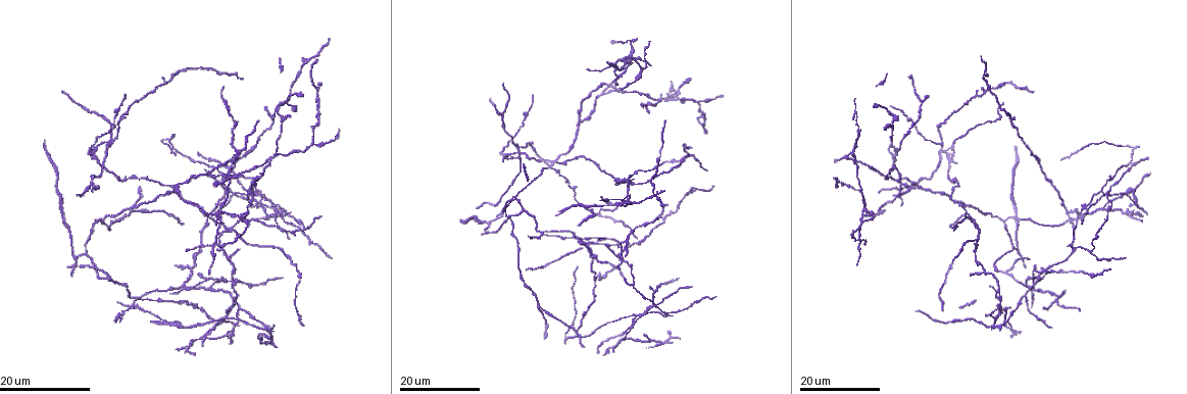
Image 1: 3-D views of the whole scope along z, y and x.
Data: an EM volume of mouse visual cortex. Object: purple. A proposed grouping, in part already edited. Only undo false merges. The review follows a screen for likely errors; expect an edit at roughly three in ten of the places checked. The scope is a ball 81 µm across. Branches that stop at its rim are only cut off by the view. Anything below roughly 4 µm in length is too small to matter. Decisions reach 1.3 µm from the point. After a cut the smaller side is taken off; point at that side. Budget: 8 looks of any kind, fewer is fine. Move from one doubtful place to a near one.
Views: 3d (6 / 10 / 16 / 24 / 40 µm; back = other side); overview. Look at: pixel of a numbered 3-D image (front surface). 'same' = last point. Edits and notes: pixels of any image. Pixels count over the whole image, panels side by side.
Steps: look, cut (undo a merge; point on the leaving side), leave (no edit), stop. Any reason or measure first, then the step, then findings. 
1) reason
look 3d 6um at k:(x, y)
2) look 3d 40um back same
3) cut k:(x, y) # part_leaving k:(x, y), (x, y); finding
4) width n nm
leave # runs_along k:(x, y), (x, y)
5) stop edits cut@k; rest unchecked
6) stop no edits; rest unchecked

three arms meet
look 3d 24um at 1:(312, 144)

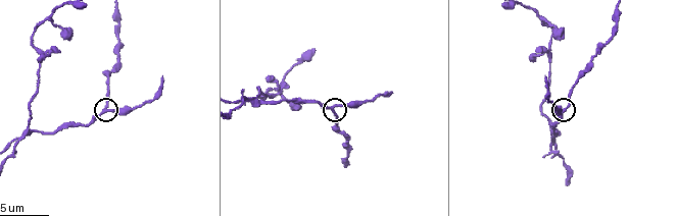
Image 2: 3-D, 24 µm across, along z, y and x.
zoom in
look 3d 6um at 2:(102, 110)

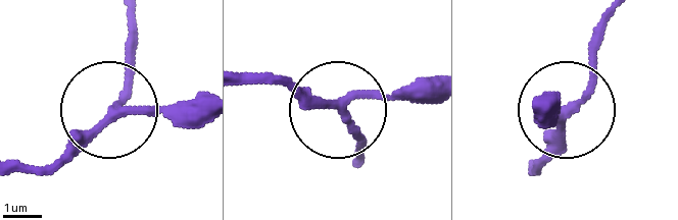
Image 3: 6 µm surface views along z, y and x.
width 210 nm
leave # runs_along 3:(243, 75), (283, 75), (341, 105), (435, 95); continuous, no second neuron

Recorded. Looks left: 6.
three arms meet
look 3d 10um at 2:(259, 99)

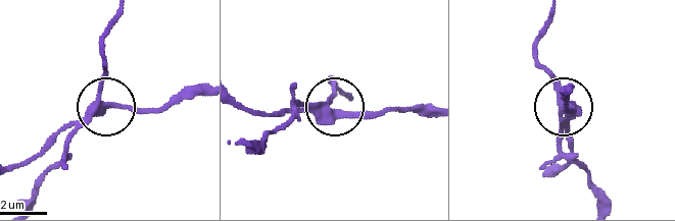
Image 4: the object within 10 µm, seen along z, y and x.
width 350 nm
cut 4:(102, 80) # part_leaving 4:(561, 112), (553, 78), (537, 55), (547, 14); a second neuron is stuck on

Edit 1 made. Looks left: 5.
look overview

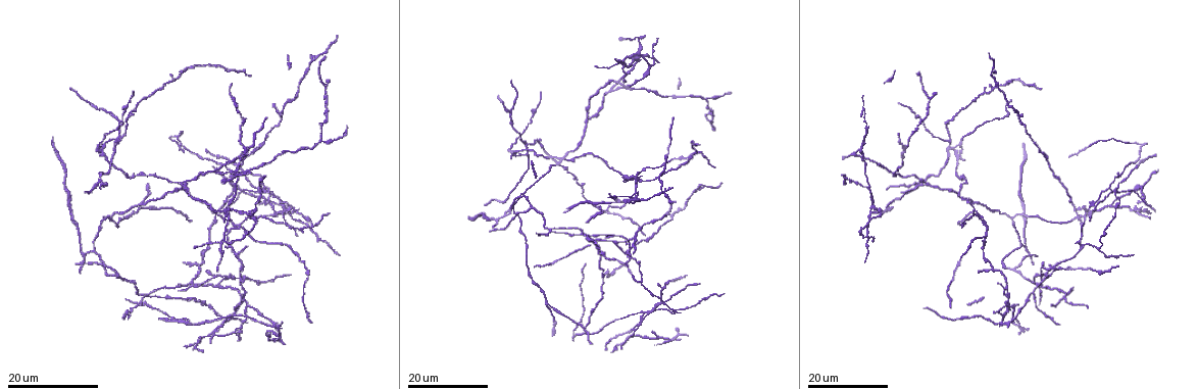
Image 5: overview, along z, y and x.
two arms in line, one across
look 3d 16um at 5:(236, 226)

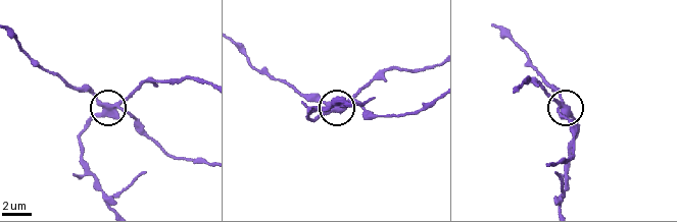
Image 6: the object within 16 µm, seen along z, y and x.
zoom in
look 3d 6um at 6:(106, 104)

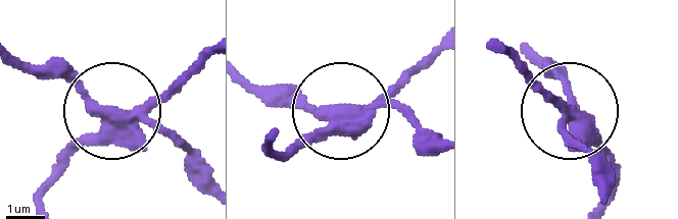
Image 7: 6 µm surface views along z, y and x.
other side
look 3d 6um back at 7:(111, 115)

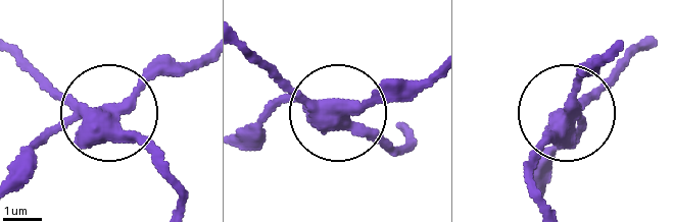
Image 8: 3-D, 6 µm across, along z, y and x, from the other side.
cut 8:(148, 137) # part_leaving 8:(95, 116), (141, 145), (180, 204); two neurons meet here

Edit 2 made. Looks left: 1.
stop edits cut@4, cut@8; rest unchecked

